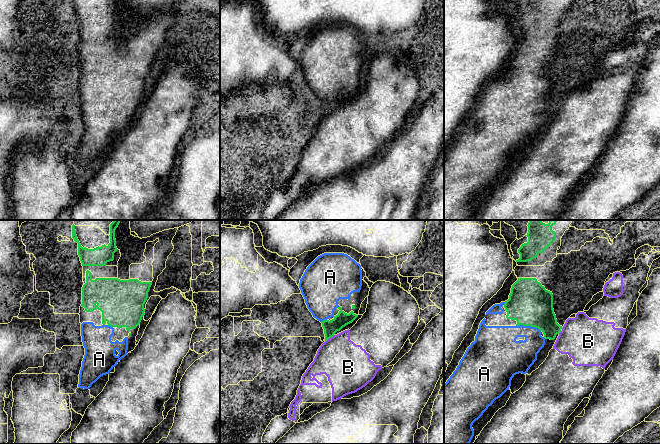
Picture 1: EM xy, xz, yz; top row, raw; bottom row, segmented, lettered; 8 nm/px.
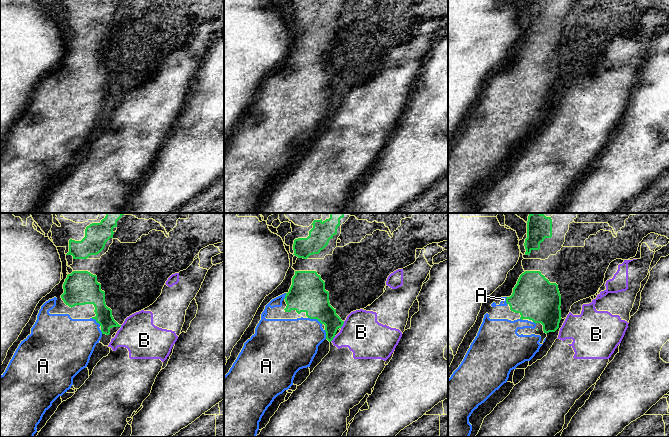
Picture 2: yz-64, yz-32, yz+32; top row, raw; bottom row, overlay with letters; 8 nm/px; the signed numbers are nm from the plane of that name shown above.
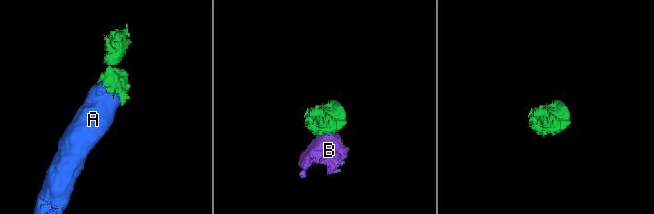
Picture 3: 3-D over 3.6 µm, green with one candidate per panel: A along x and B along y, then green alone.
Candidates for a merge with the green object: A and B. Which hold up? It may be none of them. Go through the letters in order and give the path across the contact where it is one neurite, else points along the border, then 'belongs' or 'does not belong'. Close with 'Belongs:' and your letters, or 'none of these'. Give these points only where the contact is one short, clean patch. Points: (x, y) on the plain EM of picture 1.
A: belongs
B: border xz (334, 111), (325, 117); does not belong
Belongs: A

